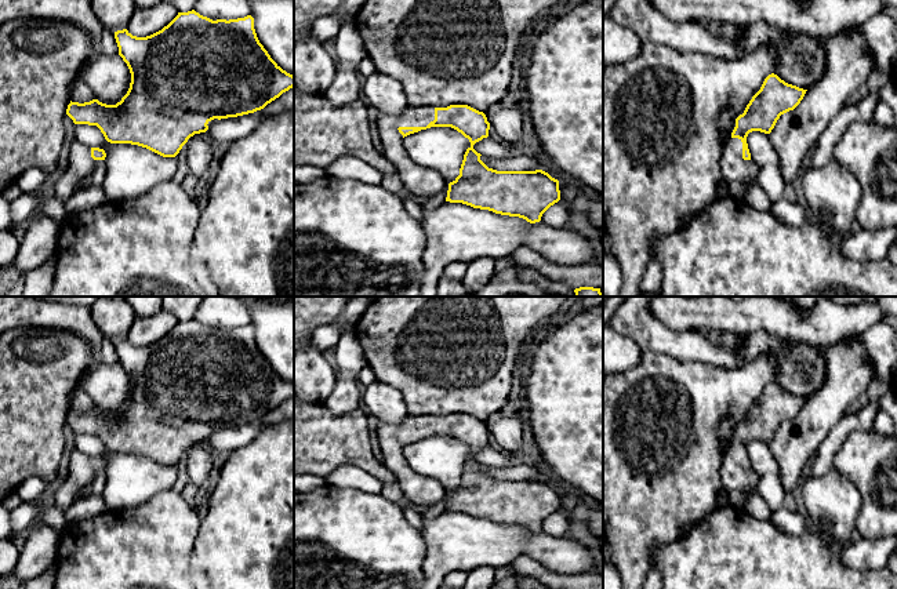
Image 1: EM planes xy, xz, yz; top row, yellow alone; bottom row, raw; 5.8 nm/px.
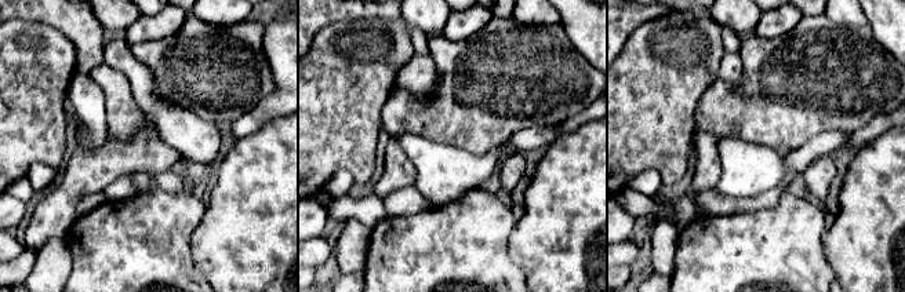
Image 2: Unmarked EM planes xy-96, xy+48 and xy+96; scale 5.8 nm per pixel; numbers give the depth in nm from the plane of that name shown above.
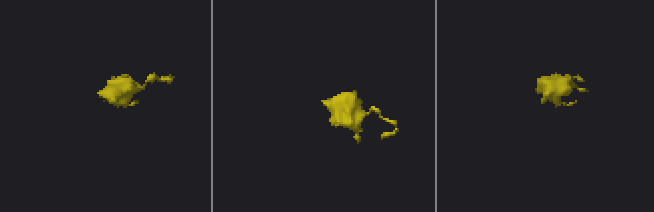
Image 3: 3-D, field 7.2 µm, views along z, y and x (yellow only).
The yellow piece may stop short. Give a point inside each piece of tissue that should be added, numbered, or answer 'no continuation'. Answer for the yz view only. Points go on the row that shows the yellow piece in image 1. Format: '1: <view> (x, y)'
1: yz (796, 133)

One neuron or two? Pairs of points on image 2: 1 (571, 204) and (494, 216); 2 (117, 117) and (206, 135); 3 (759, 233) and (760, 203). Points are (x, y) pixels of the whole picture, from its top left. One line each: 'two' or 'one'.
1: two
2: two
3: two

